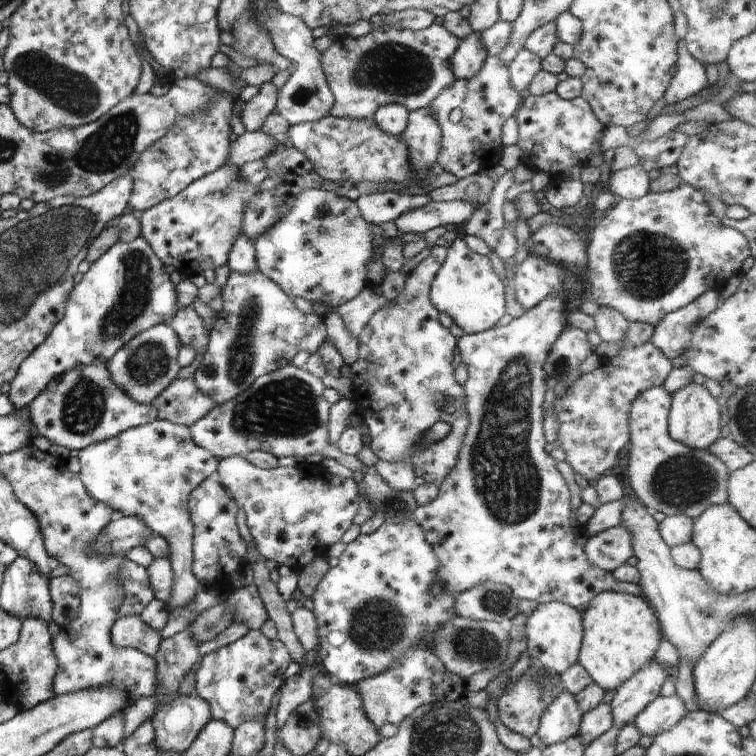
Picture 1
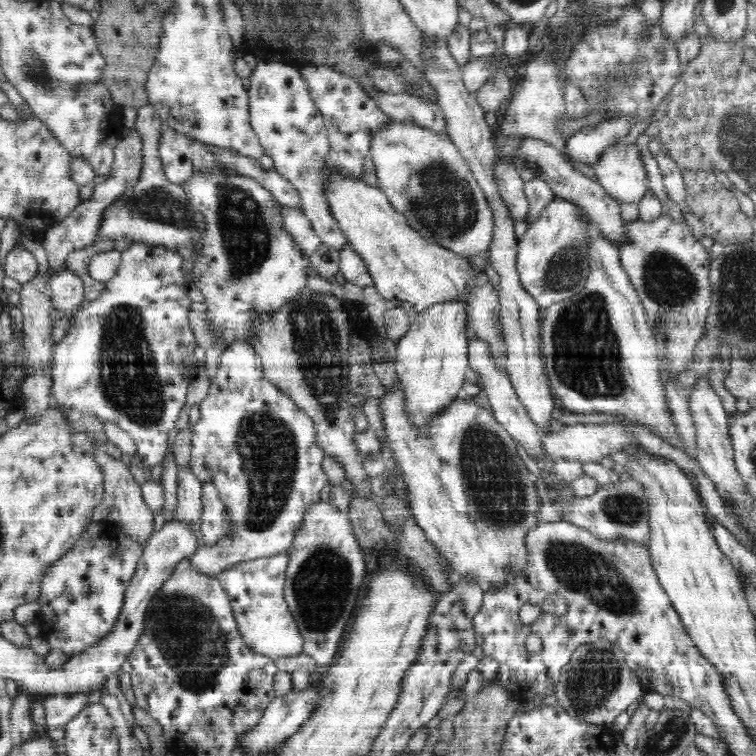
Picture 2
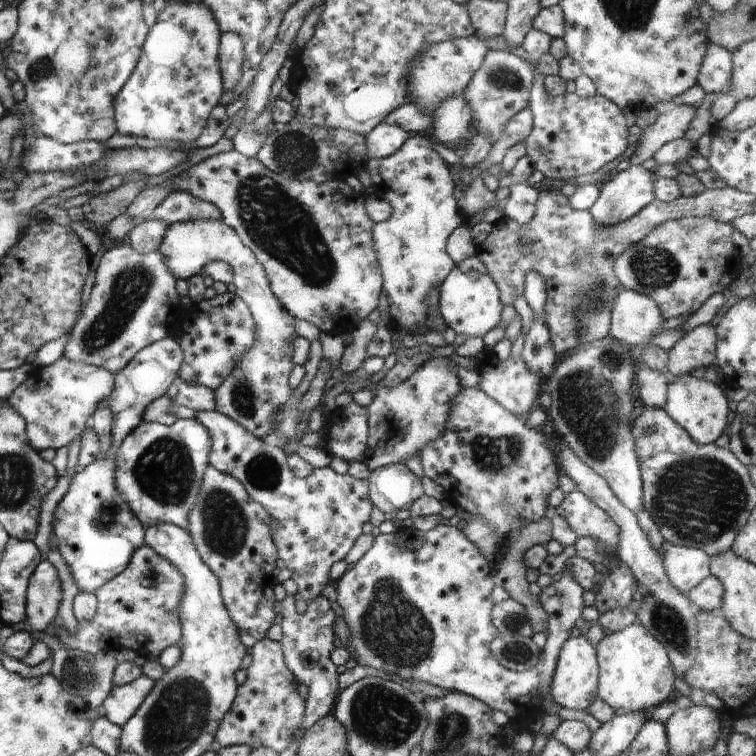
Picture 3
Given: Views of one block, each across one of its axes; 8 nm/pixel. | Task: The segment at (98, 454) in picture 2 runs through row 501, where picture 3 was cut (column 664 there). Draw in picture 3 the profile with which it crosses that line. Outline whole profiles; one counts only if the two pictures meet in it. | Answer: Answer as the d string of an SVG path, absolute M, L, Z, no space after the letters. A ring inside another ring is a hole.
M673 100L656 102L654 107L658 118L643 129L638 150L628 158L631 165L641 165L652 158L664 144L682 139L691 127L690 122L694 120L697 110L695 106L679 105Z

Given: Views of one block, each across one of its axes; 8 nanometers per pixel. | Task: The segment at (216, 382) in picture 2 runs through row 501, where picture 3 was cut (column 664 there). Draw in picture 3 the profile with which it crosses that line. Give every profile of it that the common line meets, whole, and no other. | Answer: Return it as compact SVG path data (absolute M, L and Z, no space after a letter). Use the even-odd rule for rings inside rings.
M684 217L669 220L644 236L640 242L628 246L614 261L614 274L624 289L634 290L652 298L664 318L686 318L694 314L701 306L716 293L726 293L741 275L743 262L738 248L732 241L734 228L731 223L723 223L715 218Z

